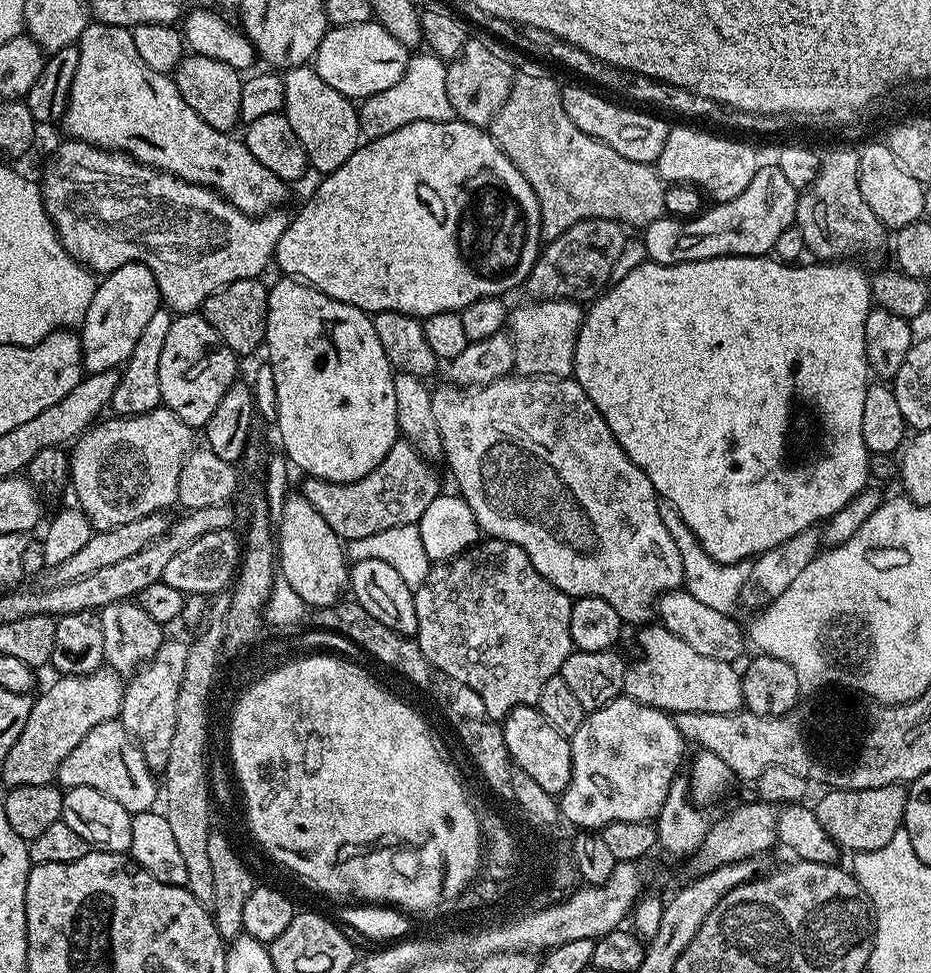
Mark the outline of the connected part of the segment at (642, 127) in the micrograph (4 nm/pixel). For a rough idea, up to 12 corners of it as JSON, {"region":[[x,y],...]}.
{"region":[[576,84],[562,106],[582,134],[655,165],[669,121]]}

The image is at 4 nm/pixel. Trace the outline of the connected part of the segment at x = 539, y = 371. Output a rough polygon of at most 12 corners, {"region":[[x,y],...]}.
{"region":[[574,300],[511,309],[522,376],[568,378],[584,326]]}

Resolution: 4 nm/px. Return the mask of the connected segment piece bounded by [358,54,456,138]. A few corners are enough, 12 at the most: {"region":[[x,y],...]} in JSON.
{"region":[[413,55],[359,105],[365,137],[456,119],[445,61]]}

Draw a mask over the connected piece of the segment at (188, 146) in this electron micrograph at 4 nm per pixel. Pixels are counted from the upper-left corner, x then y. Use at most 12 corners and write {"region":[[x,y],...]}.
{"region":[[90,22],[62,121],[253,218],[289,185],[131,31]]}

